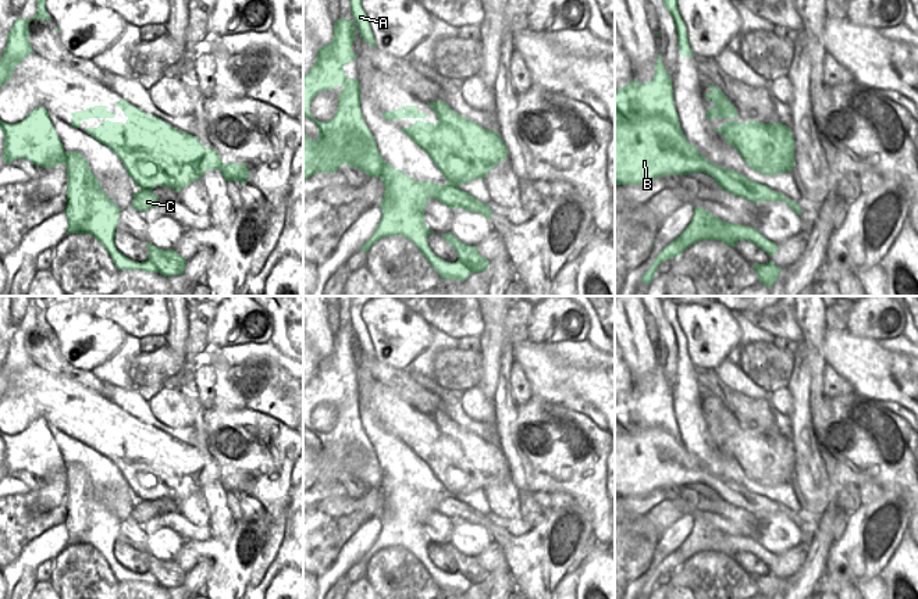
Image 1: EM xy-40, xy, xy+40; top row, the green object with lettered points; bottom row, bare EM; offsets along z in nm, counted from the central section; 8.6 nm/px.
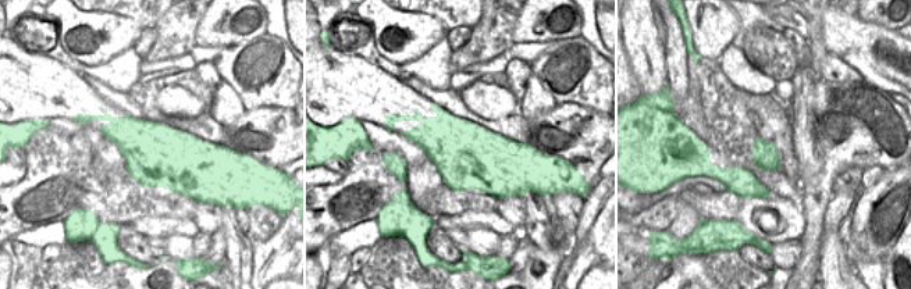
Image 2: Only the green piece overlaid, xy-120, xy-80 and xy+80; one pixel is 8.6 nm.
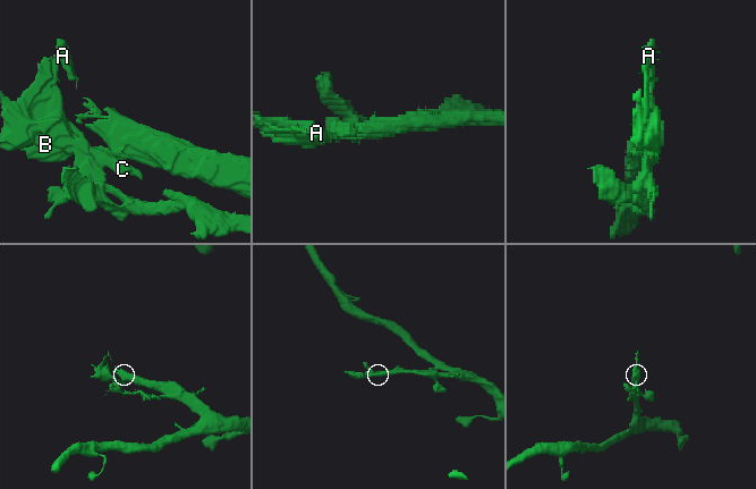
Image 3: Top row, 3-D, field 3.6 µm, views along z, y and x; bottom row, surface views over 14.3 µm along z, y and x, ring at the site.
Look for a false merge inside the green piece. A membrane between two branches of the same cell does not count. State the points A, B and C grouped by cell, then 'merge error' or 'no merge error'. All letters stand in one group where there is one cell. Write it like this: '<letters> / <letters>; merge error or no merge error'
A B C; no merge error

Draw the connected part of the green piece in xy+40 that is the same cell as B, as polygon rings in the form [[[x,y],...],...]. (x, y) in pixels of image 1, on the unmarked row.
[[[661,364],[655,374],[655,388],[648,395],[640,395],[633,389],[629,396],[615,402],[615,424],[615,496],[645,496],[663,486],[704,484],[711,486],[720,500],[747,510],[752,516],[755,513],[784,513],[801,528],[801,518],[797,513],[743,485],[711,474],[686,450],[673,416],[672,392],[662,375]]]

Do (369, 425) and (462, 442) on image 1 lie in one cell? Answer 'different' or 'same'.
different

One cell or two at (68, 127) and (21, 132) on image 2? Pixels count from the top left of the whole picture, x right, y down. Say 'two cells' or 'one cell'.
two cells

